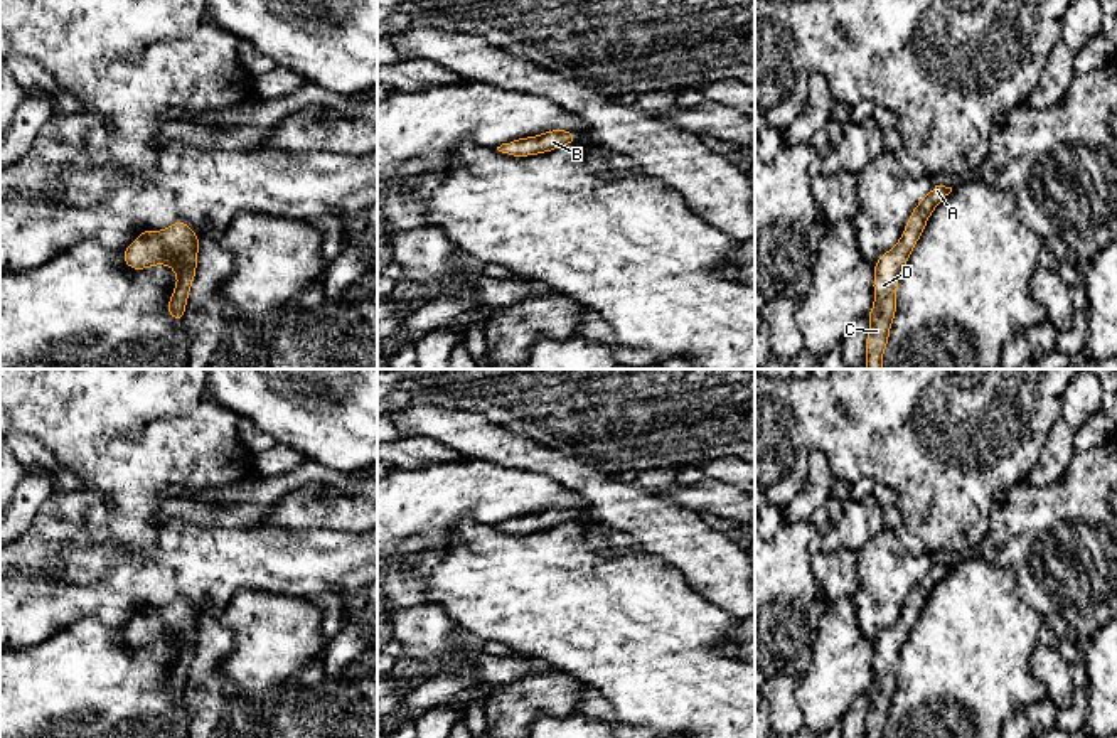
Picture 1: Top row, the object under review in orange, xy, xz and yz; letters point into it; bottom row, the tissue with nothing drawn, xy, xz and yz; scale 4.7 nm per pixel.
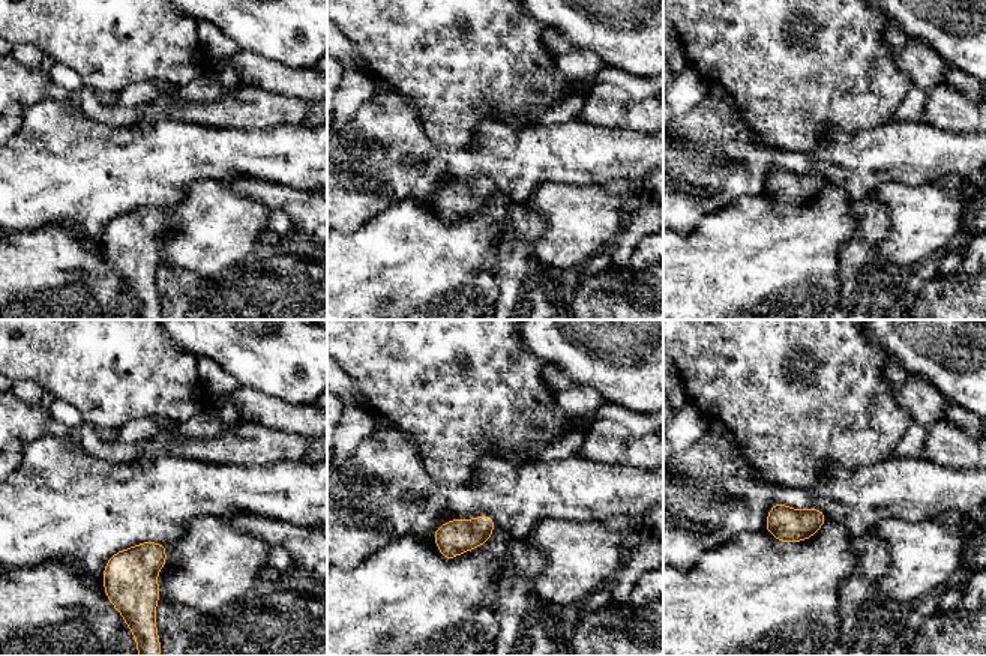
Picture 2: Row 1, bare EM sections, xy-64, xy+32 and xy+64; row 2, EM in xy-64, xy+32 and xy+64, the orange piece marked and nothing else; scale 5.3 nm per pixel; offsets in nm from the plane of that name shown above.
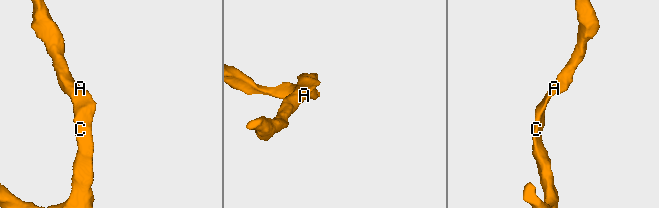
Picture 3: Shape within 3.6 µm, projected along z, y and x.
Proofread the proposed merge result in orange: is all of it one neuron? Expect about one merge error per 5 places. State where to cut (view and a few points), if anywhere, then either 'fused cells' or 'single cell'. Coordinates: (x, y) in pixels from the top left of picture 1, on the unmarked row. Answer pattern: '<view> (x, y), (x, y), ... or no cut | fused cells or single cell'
no cut | single cell

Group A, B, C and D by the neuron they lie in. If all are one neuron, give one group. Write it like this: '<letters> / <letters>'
A B C D

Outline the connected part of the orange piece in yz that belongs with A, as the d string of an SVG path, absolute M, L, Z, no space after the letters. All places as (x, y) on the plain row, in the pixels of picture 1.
M935 563L913 586L901 617L874 640L874 682L868 691L869 708L864 723L866 738L883 738L891 699L896 691L898 655L933 586L952 570L952 564Z

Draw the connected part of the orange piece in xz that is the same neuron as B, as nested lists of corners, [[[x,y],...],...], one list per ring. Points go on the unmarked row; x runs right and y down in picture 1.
[[[549,507],[537,514],[517,516],[510,521],[497,524],[499,529],[510,534],[527,534],[546,531],[568,521],[576,521],[578,514],[568,507]]]

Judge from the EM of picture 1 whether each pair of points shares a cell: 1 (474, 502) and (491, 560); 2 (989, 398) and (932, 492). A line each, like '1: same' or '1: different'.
1: different
2: same

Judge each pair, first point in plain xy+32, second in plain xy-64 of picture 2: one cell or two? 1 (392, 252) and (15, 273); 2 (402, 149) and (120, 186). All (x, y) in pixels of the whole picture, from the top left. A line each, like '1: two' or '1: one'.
1: one
2: one

